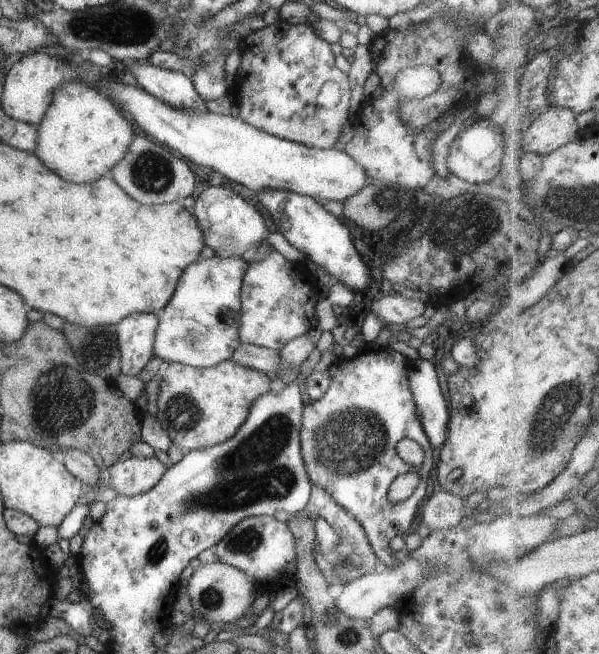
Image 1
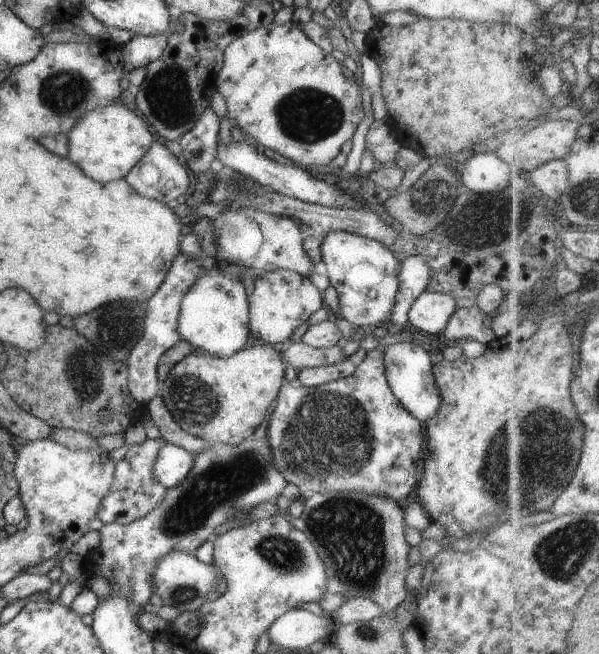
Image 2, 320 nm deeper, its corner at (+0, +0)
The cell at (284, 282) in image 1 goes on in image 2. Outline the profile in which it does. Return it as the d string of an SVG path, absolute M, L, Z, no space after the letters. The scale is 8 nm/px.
M273 269L256 274L255 278L253 291L248 297L248 328L254 338L265 344L280 348L289 343L292 332L324 306L321 291L307 277Z

